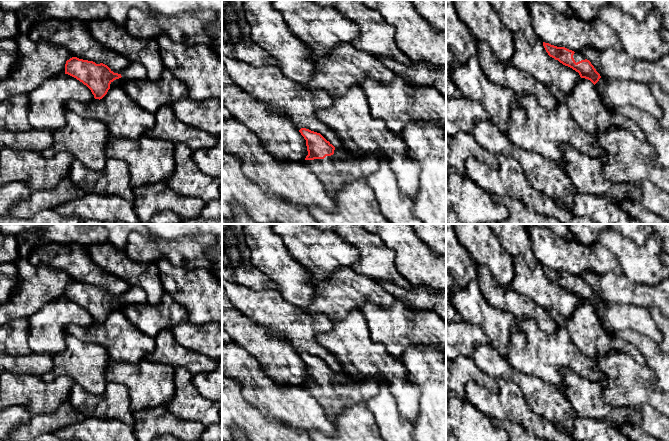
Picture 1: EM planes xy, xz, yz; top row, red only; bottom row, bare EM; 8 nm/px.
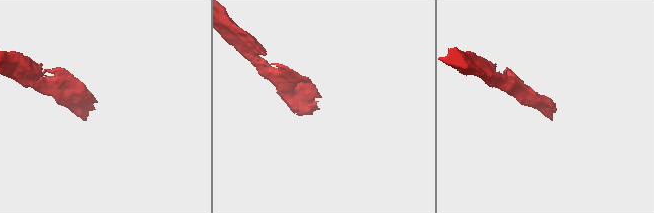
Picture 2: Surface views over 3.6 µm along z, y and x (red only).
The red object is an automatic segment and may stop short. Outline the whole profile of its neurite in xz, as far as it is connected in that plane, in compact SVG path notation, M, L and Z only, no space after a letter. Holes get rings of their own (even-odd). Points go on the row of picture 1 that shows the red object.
M306 128L299 132L306 140L308 151L304 161L332 198L349 182L367 178L379 169L377 155L355 157L345 147L335 148L320 133Z

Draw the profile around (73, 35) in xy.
M37 15L30 37L33 41L65 48L73 57L103 63L114 73L121 74L130 63L121 53L96 41L86 23L78 19L59 20L51 15Z

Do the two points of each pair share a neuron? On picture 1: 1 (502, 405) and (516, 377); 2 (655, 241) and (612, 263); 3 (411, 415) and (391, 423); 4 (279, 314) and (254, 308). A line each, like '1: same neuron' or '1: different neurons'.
1: different neurons
2: different neurons
3: different neurons
4: same neuron

